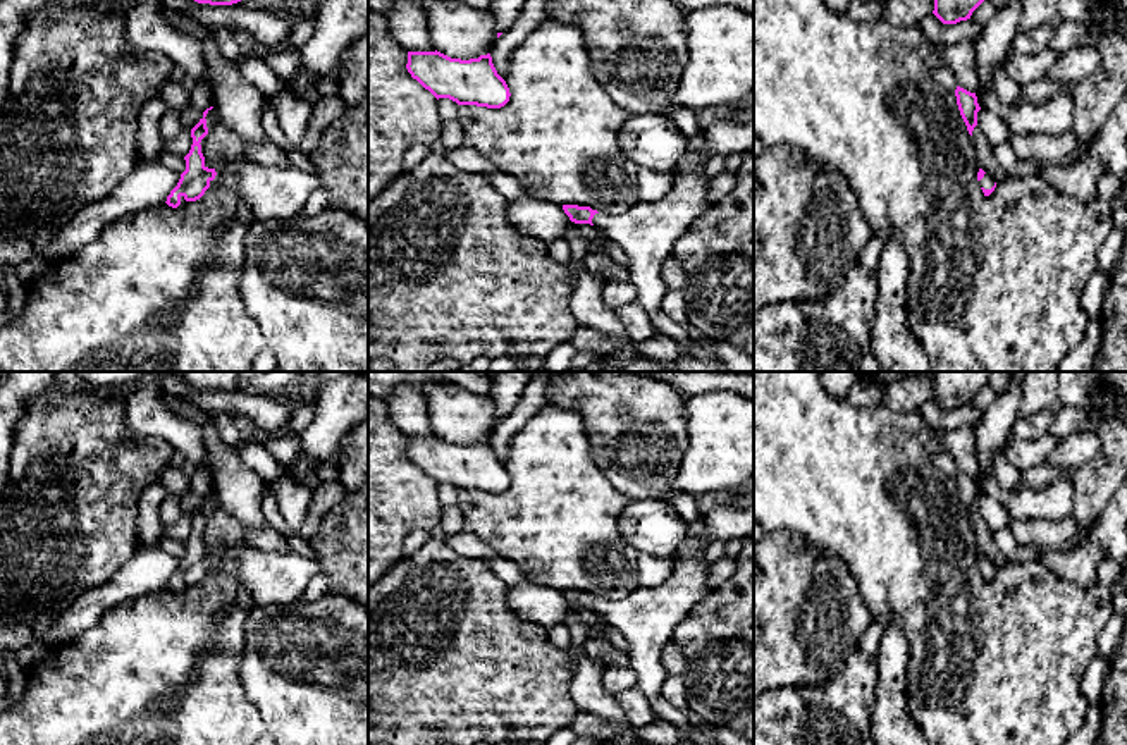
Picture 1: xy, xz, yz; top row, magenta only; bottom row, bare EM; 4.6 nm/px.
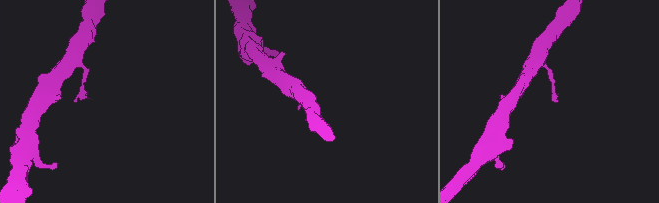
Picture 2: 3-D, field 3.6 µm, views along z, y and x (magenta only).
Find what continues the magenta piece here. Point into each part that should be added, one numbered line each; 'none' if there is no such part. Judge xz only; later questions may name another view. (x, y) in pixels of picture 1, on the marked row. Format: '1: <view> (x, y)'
1: xz (647, 233)

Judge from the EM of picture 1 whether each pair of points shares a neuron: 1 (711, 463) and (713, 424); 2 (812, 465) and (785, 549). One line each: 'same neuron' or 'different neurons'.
1: same neuron
2: different neurons

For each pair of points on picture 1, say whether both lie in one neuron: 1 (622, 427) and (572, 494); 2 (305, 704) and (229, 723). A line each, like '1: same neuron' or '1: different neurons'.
1: different neurons
2: different neurons

